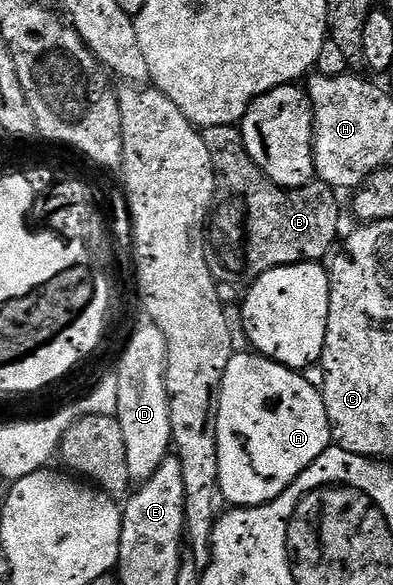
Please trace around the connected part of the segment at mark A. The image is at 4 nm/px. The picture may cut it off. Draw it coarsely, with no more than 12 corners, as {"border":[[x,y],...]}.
{"border":[[231,356],[217,409],[219,493],[285,493],[325,449],[322,390]]}

